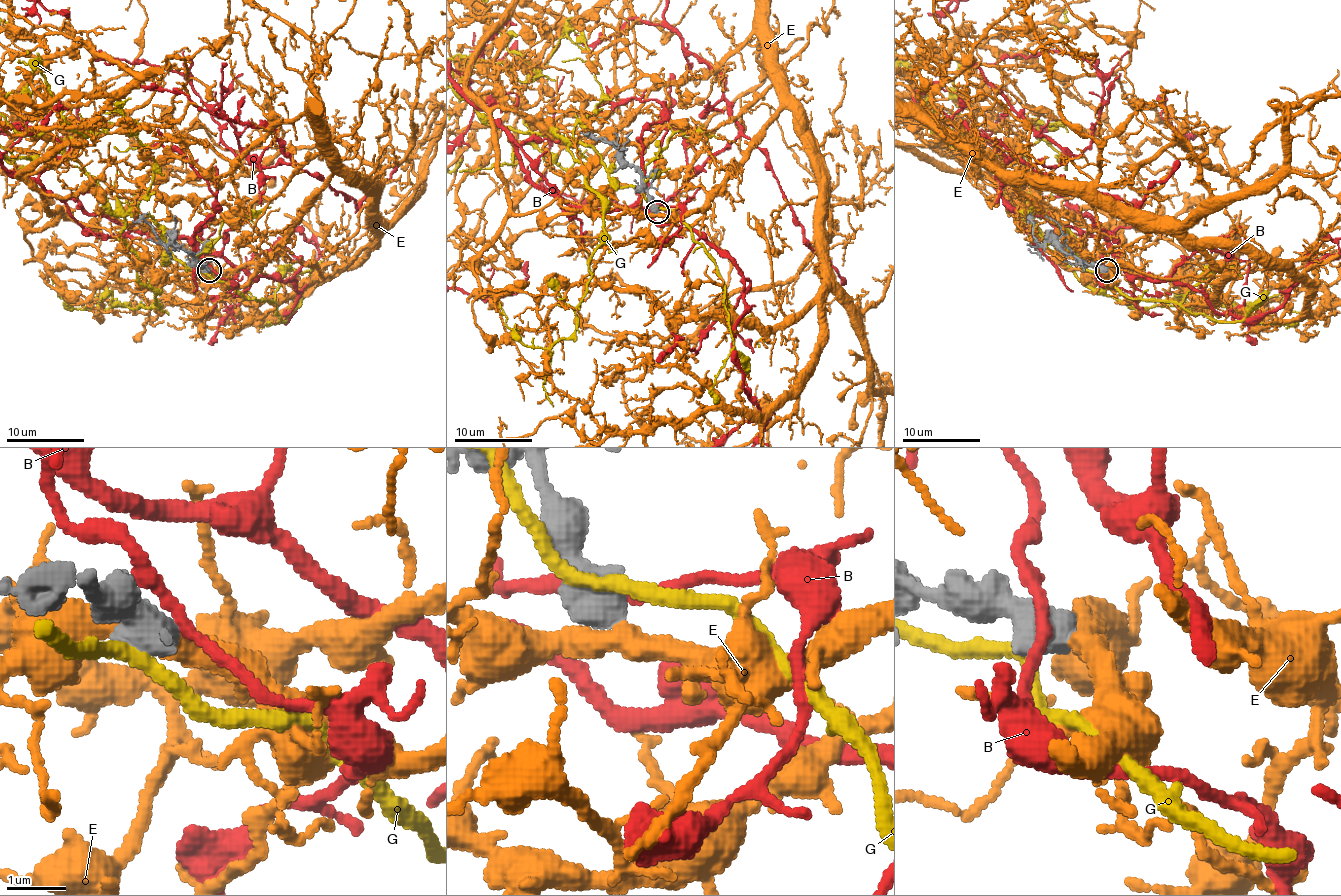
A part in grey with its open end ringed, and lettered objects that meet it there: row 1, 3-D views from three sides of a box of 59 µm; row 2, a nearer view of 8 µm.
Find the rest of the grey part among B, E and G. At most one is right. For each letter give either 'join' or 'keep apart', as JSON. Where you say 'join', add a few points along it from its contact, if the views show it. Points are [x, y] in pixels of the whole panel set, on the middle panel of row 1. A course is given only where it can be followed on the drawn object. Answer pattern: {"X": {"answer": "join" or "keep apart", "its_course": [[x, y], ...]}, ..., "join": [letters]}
{"B": {"answer": "keep apart"}, "E": {"answer": "join"}, "G": {"answer": "keep apart"}, "join": ["E"]}

